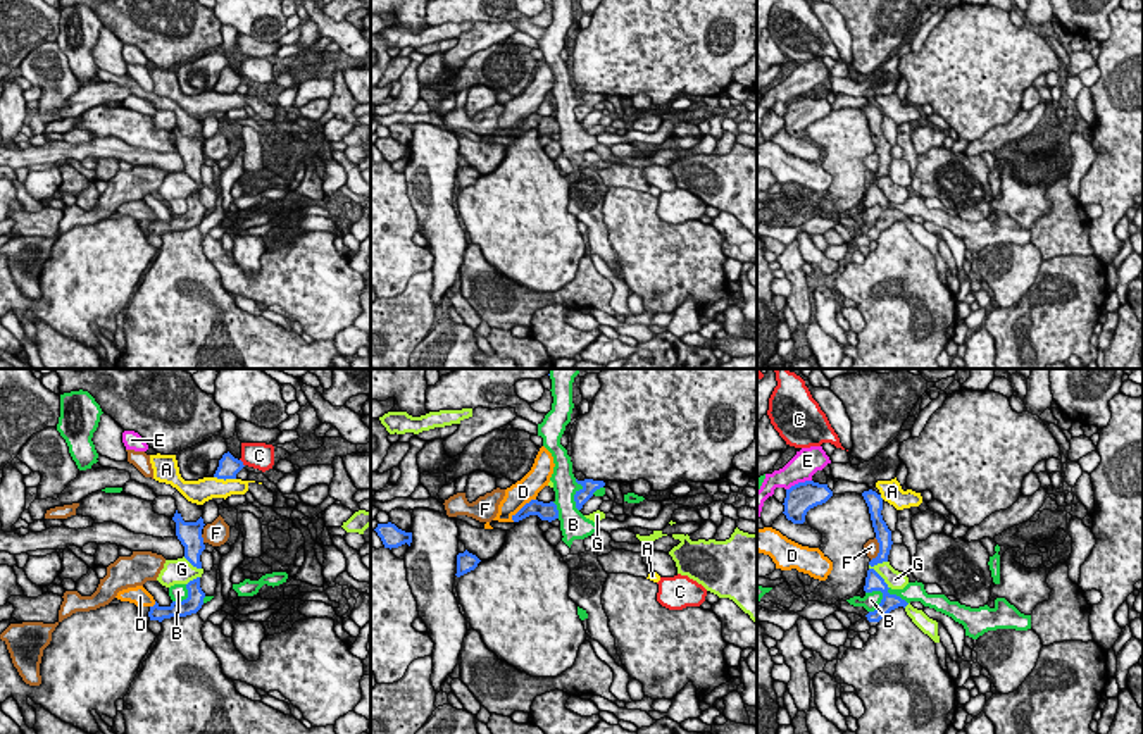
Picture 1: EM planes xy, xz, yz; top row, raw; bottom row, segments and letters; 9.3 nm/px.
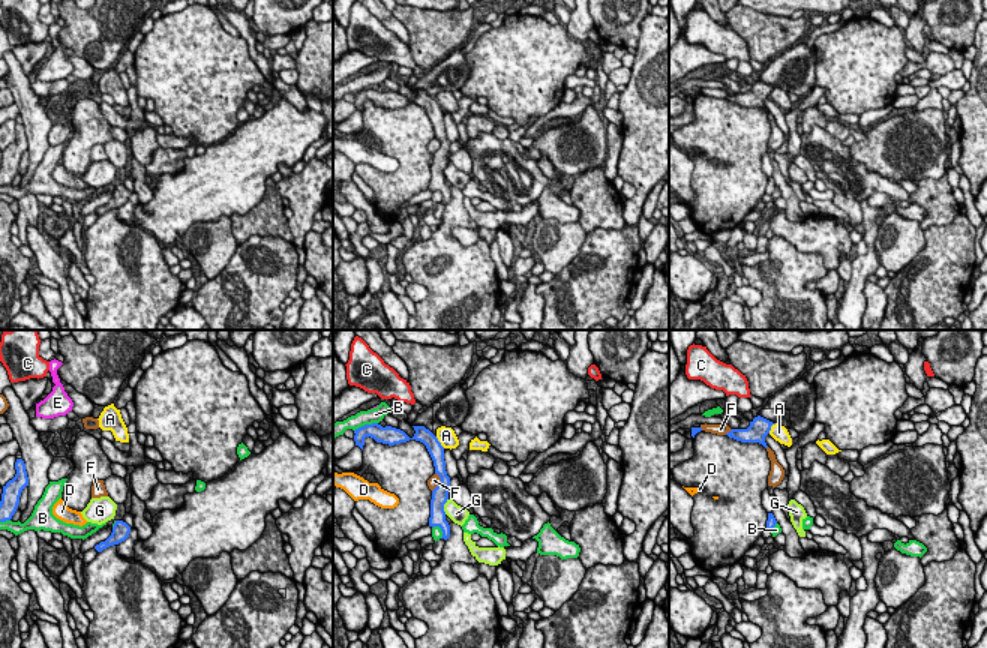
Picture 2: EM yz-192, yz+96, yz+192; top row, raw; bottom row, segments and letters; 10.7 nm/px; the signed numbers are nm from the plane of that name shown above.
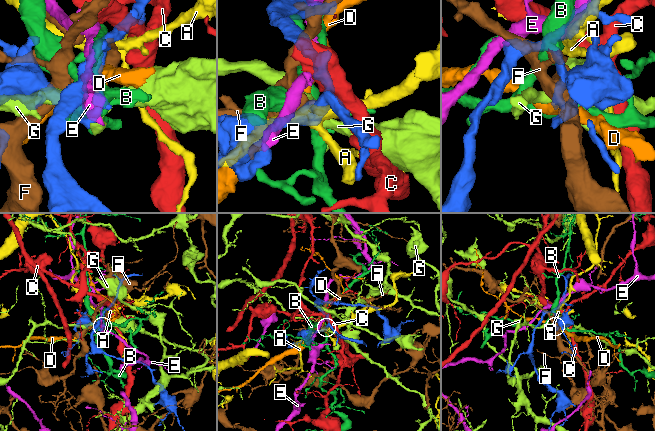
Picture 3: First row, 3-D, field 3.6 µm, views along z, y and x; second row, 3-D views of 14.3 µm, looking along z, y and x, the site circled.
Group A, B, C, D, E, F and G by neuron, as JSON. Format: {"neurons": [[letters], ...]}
{"neurons": [["A"], ["B"], ["C"], ["D"], ["E"], ["F"], ["G"]]}

